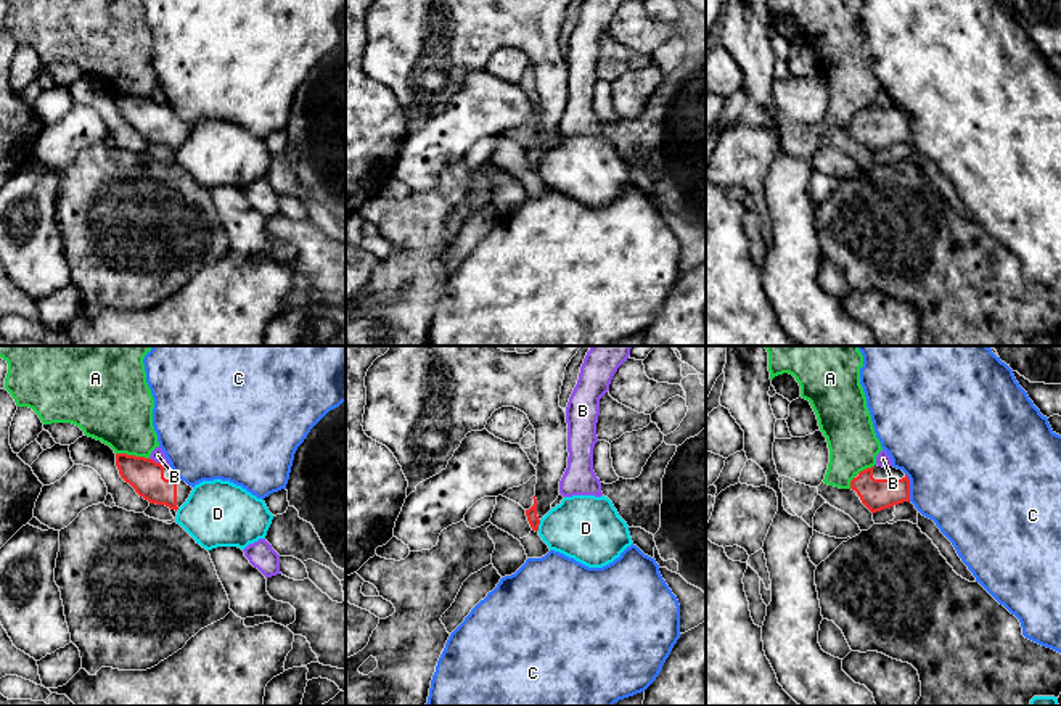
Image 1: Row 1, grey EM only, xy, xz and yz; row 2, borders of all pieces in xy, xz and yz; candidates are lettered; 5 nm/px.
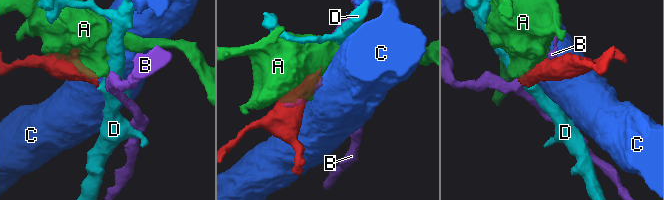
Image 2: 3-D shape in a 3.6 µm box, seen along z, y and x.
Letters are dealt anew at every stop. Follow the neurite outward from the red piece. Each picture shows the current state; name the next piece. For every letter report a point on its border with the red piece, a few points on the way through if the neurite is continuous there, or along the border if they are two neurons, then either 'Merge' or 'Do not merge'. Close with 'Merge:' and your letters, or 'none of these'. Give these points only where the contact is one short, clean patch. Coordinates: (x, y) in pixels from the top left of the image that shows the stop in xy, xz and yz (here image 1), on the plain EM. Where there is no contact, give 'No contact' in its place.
A: Touches red at xy (132, 95). Do not merge
B: Touches red at xy (158, 103). Do not merge
C: Touches red at yz (909, 127). Do not merge
D: Touches red at xz (537, 166). Boundary: xz (540, 160), (536, 171). Do not merge
Merge: none of these

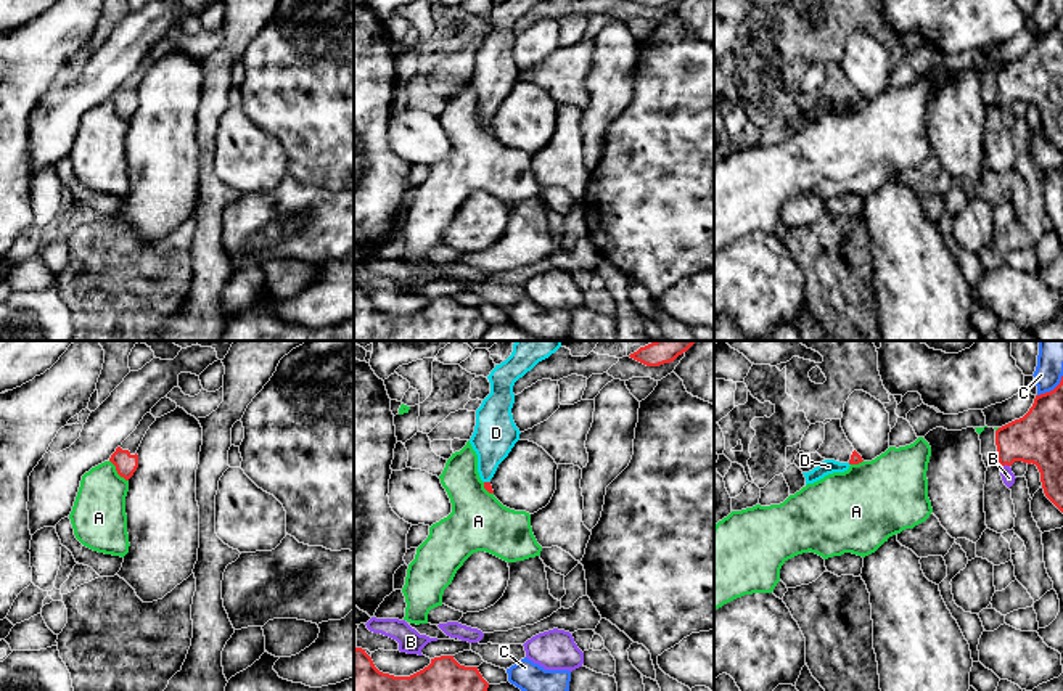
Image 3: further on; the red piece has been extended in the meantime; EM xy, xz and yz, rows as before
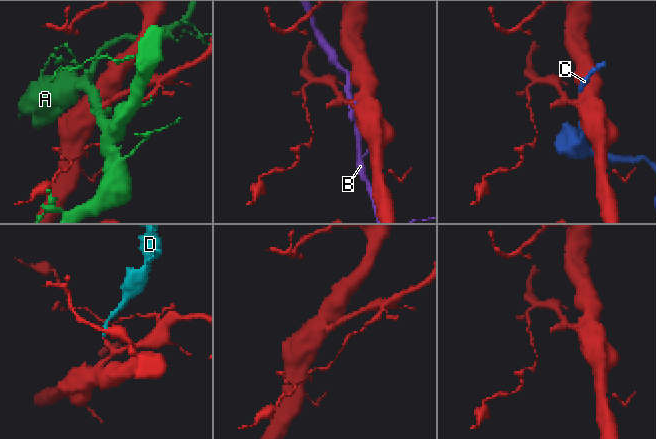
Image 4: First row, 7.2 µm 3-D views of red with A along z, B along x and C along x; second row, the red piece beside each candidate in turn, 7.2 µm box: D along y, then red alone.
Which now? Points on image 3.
A: Touches red at xy (116, 110). Do not merge
B: Touches red at yz (1004, 105). Do not merge
C: Touches red at yz (1054, 29). Do not merge
D: Touches red at xz (488, 122). Path across: xz (488, 126), (488, 122), (488, 98), (496, 74). Merge
Merge: D

